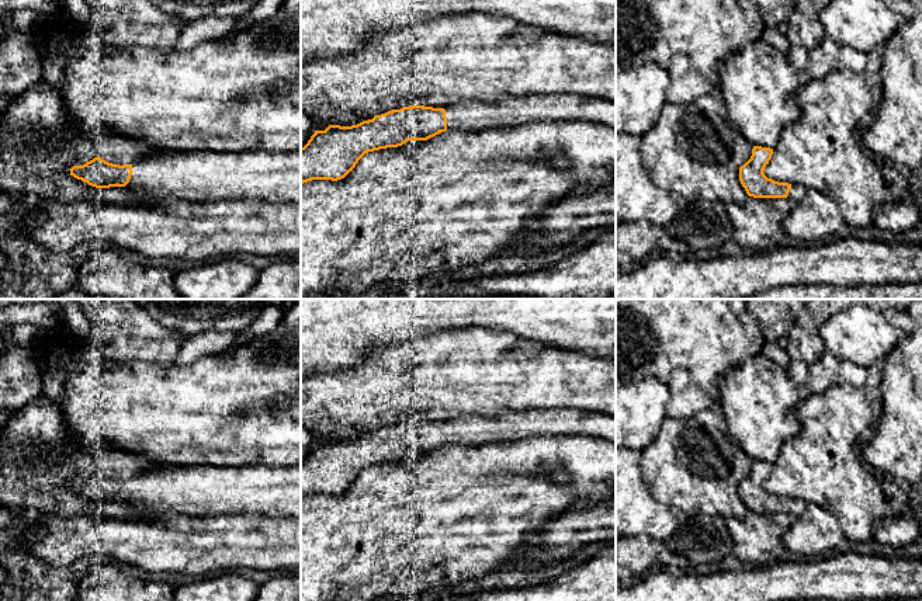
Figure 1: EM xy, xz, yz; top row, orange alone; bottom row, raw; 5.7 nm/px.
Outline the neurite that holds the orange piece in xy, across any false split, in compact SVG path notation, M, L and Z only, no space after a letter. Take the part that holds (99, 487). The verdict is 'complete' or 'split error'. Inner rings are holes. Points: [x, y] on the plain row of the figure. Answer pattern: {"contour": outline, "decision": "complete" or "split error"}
{"contour": "M301 463L295 466L164 466L142 473L132 479L112 479L101 472L94 472L83 480L73 480L70 490L96 503L128 501L132 506L143 507L159 514L186 514L190 517L211 517L221 514L261 514L266 517L285 518L301 515Z", "decision": "split error"}

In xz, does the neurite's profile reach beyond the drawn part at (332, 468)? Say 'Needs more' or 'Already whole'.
Needs more

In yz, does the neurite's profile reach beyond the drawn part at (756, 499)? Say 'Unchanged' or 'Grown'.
Grown

